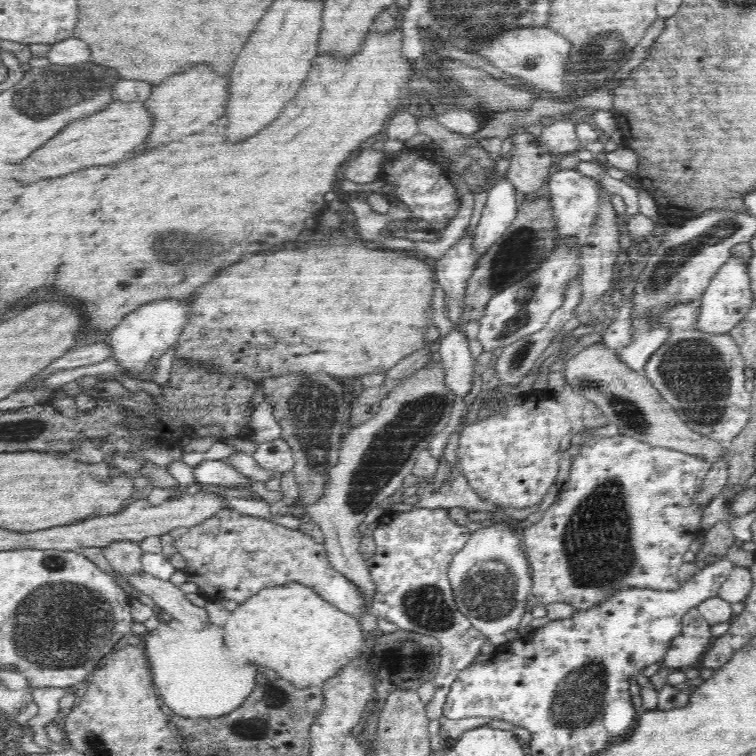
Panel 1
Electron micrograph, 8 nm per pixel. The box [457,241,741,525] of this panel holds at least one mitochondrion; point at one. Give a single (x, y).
(695, 372)

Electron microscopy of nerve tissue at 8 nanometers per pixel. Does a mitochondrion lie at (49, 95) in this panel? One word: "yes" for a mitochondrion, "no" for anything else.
yes

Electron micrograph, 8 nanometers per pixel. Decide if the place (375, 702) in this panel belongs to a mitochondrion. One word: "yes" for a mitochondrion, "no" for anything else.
no

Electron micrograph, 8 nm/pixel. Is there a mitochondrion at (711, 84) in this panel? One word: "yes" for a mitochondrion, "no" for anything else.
no

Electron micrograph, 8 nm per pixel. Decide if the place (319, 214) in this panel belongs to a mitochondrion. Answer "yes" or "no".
no

